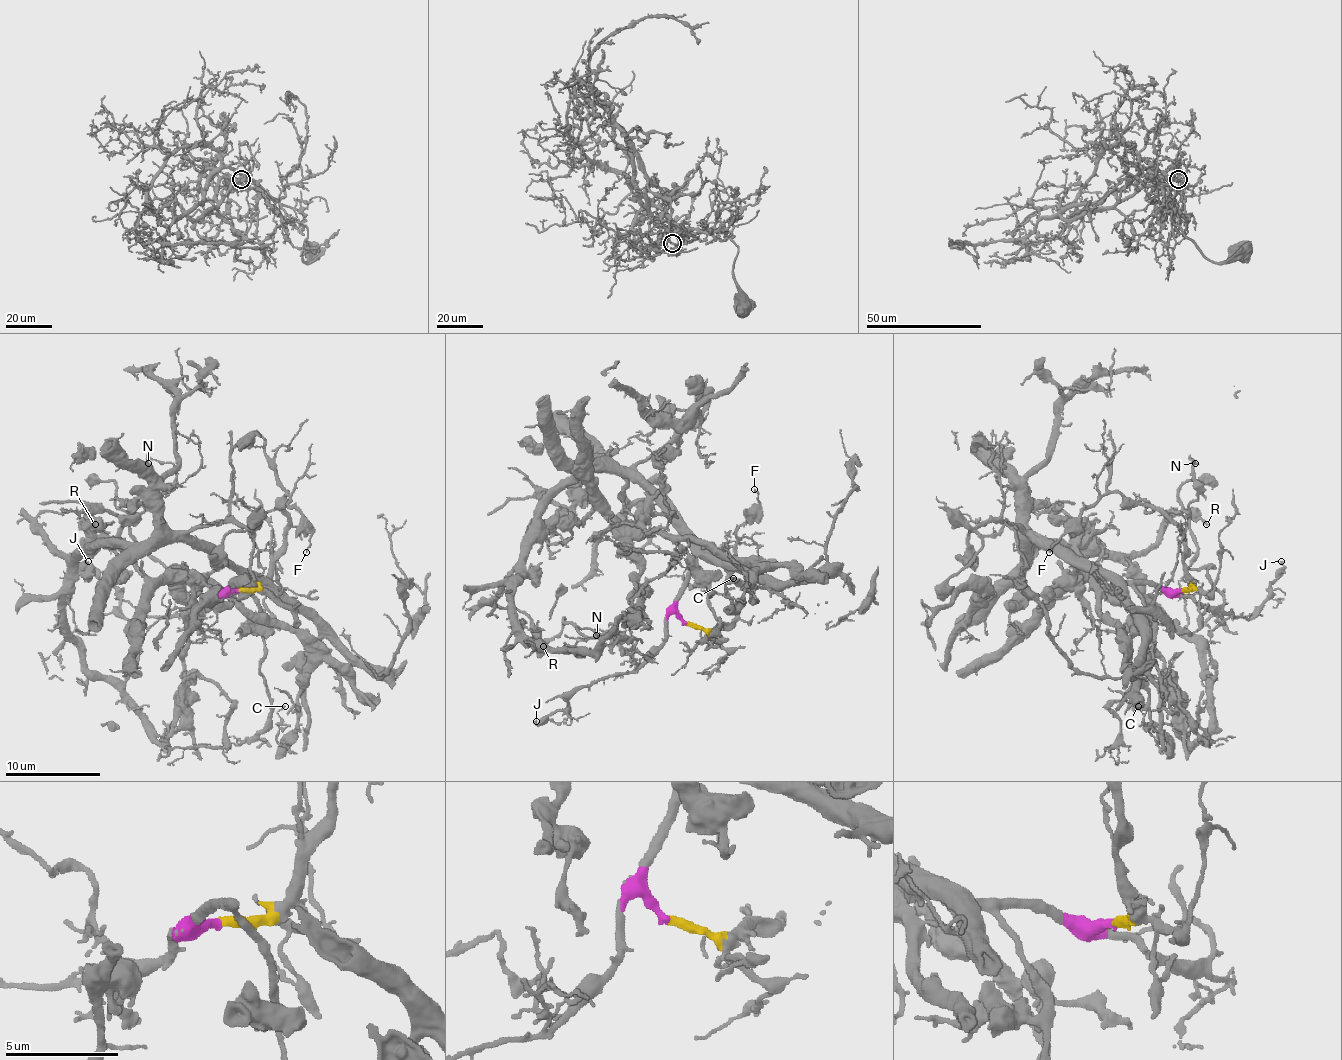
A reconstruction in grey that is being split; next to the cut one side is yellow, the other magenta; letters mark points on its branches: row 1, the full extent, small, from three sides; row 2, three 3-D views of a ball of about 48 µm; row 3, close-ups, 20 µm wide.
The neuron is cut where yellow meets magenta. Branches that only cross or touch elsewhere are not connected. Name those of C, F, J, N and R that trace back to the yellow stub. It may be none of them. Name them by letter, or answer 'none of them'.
F

